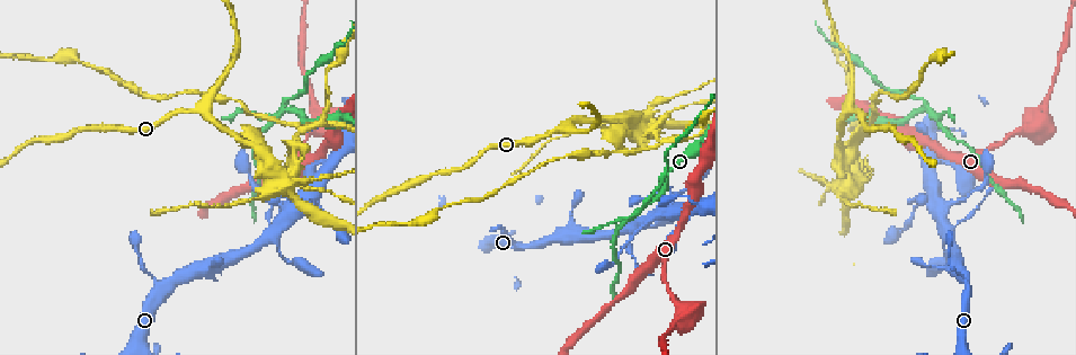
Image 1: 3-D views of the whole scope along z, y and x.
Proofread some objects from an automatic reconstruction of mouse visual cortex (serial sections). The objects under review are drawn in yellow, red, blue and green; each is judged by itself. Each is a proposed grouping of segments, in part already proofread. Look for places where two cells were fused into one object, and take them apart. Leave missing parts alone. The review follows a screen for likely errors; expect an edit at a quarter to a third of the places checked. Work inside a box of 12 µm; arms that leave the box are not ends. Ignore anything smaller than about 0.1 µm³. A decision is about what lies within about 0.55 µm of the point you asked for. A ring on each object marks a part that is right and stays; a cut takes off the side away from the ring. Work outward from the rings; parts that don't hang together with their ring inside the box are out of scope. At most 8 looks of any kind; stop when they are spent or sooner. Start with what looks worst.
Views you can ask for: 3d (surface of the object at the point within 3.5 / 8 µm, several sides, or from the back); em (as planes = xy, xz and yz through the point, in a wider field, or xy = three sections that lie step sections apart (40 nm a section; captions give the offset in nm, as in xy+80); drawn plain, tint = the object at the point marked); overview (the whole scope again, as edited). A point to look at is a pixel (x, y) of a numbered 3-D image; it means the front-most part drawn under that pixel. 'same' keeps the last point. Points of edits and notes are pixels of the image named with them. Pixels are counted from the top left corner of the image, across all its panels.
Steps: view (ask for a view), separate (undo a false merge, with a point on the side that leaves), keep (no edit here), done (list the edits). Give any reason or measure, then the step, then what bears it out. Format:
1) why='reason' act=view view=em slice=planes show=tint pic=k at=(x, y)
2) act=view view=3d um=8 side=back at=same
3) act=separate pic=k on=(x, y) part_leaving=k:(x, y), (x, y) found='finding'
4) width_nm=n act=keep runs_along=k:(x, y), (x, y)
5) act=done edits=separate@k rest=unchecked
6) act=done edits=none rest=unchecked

why='a fork' act=view view=3d um=3.5 pic=1 at=(322, 132)

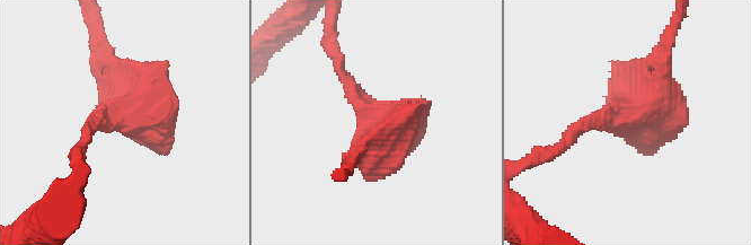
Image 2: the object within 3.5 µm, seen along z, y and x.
why='now the EM' act=view view=em slice=xy step=2 show=tint pic=2 at=(125, 118)

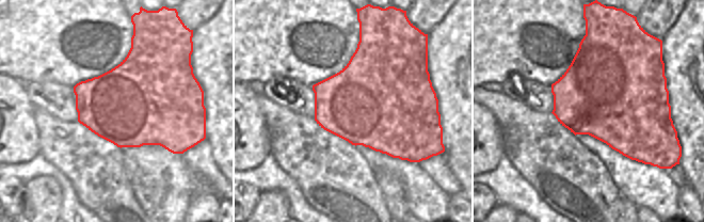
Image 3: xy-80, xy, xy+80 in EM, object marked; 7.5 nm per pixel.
act=keep runs_along=2:(590, 123), (653, 103), (664, 58) found='all the same cell'

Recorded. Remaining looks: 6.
why='branch point' act=view view=3d um=3.5 side=back pic=1 at=(289, 110)

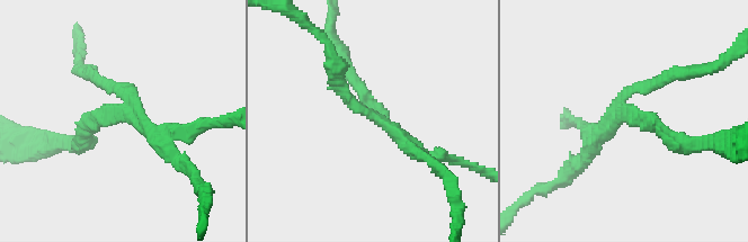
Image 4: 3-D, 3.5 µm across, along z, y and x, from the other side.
arms=3 arm_widths_nm=150,150,200 why='need the tissue' act=view view=em slice=xy step=2 show=tint pic=4 at=(374, 119)

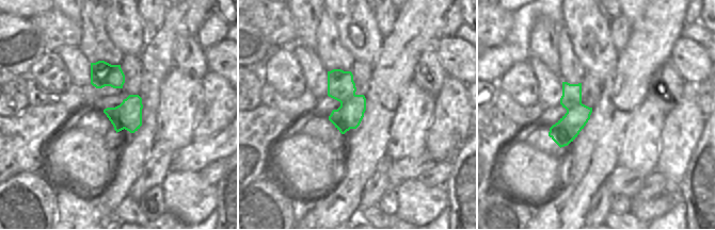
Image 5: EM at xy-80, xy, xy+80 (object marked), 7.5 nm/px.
act=separate pic=4 on=(190, 167) part_leaving=4:(154, 135), (193, 173), (203, 190) found='two cells meet here'

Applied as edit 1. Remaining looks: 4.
act=view view=overview

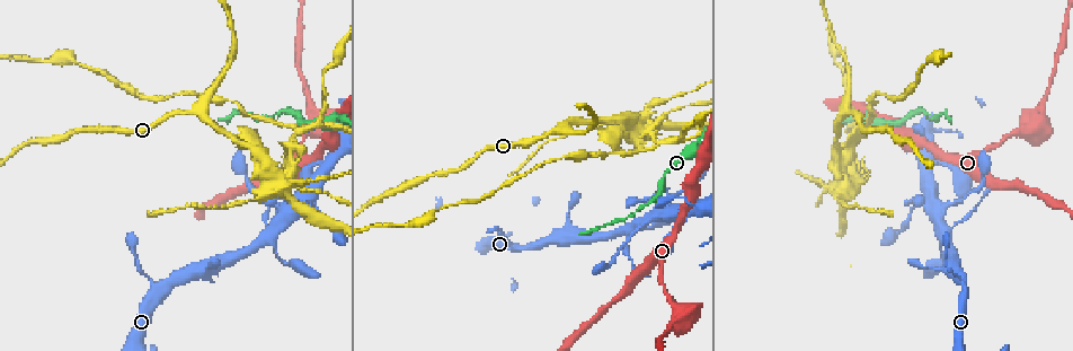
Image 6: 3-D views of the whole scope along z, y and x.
why='three-way junction' act=view view=3d um=8 pic=6 at=(193, 111)

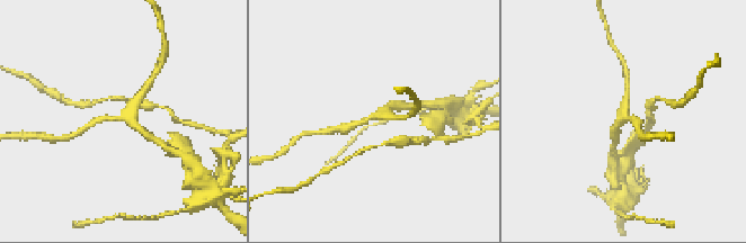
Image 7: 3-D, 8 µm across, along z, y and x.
act=view view=3d um=3.5 pic=7 at=(123, 119)

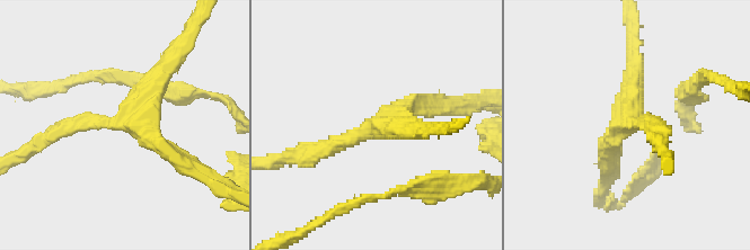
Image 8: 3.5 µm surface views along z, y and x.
arms=3 arm_widths_nm=200,250,250 act=view view=em slice=xy step=1 show=tint pic=8 at=(632, 123)

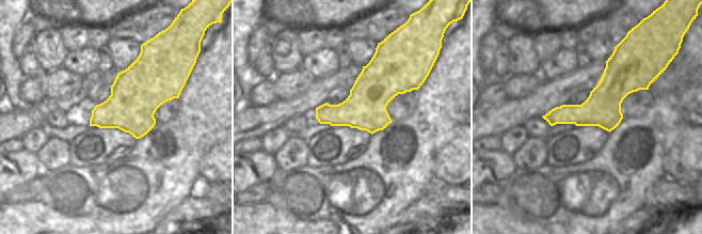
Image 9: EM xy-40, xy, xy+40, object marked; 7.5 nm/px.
width_nm=320 act=keep runs_along=8:(307, 154), (435, 103) found='all the same cell'

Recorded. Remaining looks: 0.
act=done edits=separate@4 rest=unchecked

